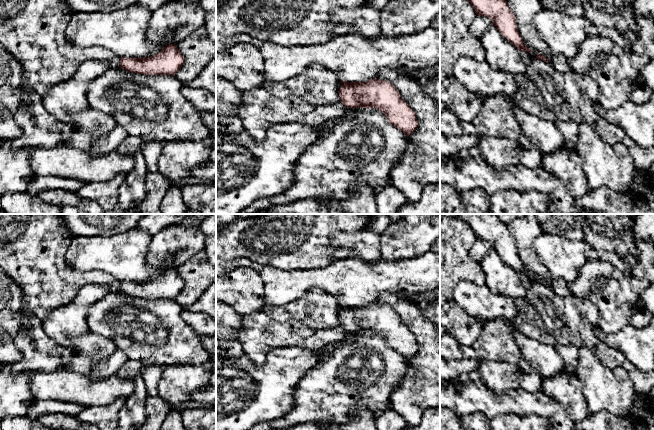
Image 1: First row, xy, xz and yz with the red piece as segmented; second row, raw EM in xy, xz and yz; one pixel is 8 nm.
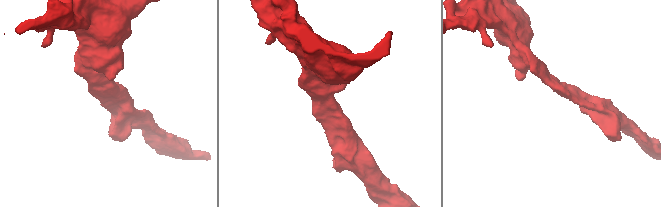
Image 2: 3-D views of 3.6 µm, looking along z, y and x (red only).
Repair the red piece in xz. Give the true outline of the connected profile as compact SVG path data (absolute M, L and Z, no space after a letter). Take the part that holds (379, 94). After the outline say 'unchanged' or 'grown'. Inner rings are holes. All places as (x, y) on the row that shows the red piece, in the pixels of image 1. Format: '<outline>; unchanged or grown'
M343 78L342 85L338 91L340 102L348 108L375 108L380 110L388 122L401 130L407 137L418 127L418 120L415 112L401 98L398 90L388 81L373 78L367 82L346 82Z; unchanged

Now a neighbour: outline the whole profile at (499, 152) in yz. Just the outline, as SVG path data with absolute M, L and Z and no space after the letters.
M479 136L478 144L449 157L440 157L442 162L456 162L468 156L480 158L495 169L504 169L519 163L521 145L518 141L498 136Z

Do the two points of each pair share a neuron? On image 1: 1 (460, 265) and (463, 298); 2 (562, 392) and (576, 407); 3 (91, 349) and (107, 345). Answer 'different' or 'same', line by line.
1: different
2: same
3: same

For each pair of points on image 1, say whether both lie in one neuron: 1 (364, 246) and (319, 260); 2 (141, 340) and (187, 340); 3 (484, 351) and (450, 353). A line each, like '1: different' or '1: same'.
1: different
2: same
3: same

